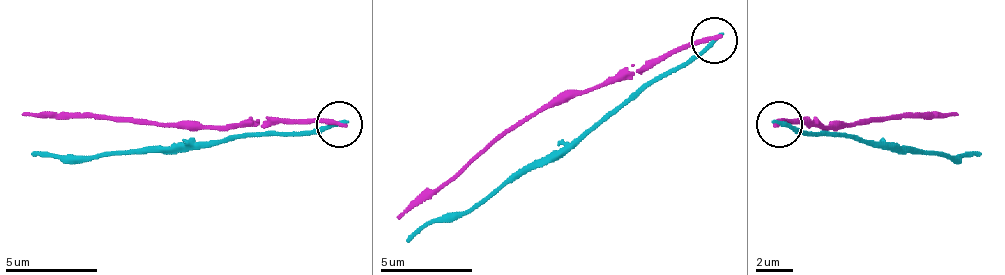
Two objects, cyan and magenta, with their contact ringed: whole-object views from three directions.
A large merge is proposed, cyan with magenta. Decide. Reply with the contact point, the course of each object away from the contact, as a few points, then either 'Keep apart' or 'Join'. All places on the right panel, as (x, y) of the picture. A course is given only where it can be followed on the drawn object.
Place: (779, 124). Course of cyan: (777, 123), (939, 155), (980, 155). Course of magenta: (777, 123), (833, 127), (957, 113). Keep apart

